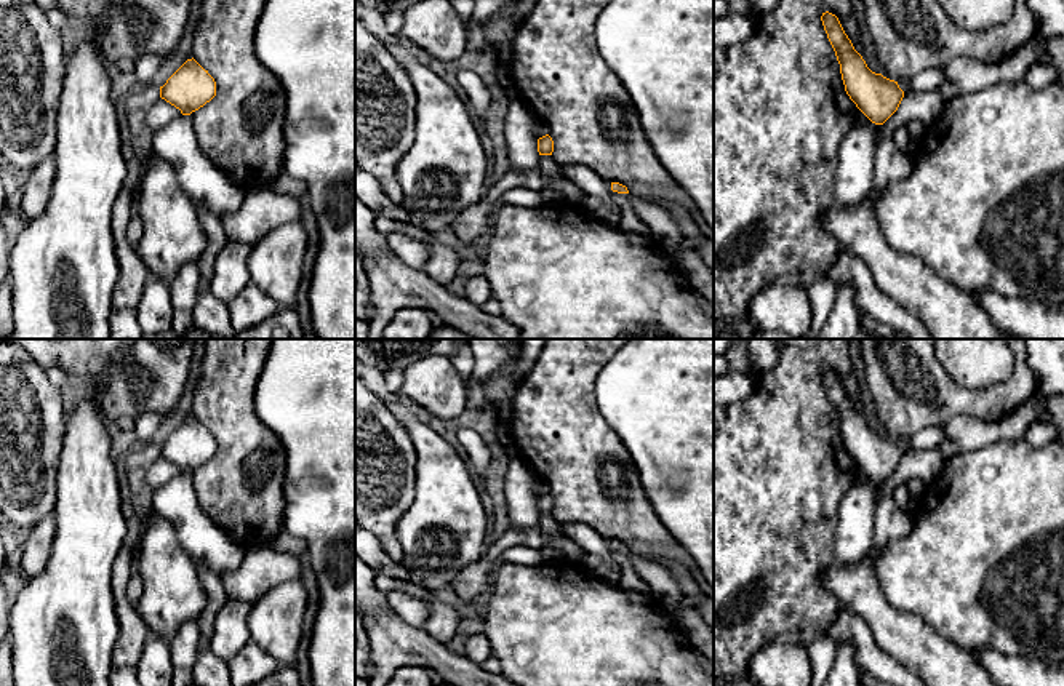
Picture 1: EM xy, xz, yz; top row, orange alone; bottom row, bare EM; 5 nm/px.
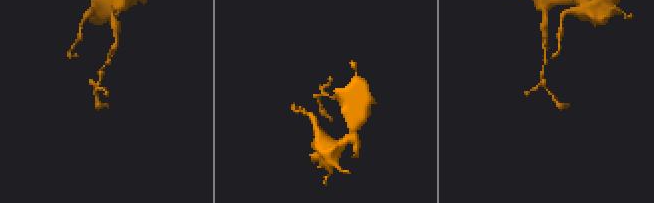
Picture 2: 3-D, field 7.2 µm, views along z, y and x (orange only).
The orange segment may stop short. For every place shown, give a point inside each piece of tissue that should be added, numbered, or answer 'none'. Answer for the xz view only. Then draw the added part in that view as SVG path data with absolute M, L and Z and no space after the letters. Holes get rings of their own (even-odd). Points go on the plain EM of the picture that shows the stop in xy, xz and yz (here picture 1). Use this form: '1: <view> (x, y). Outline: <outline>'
none

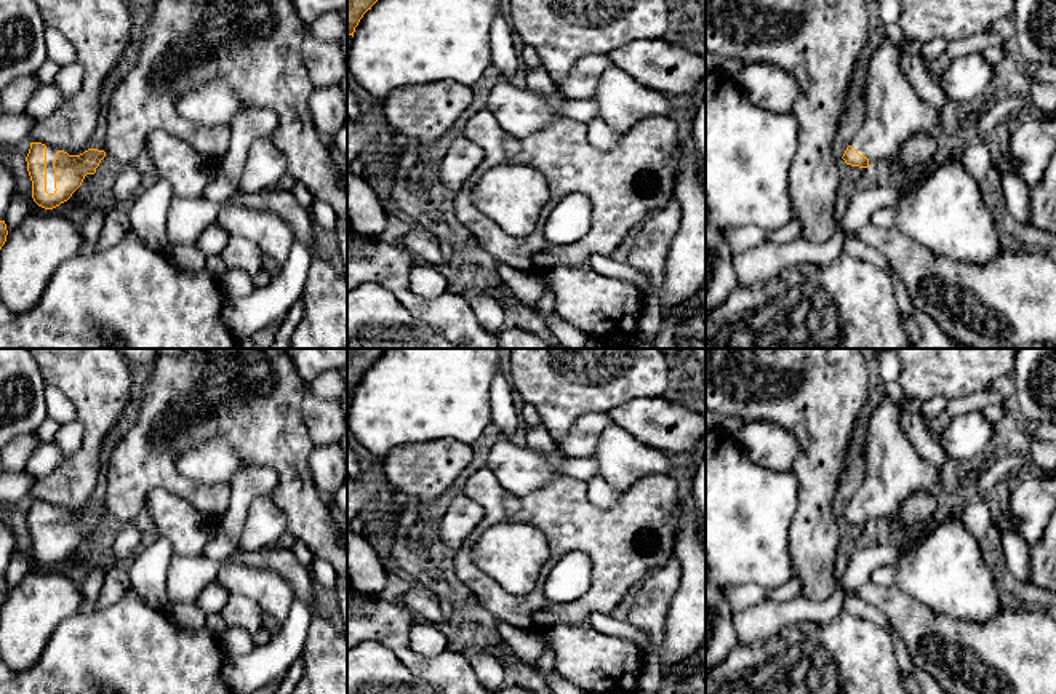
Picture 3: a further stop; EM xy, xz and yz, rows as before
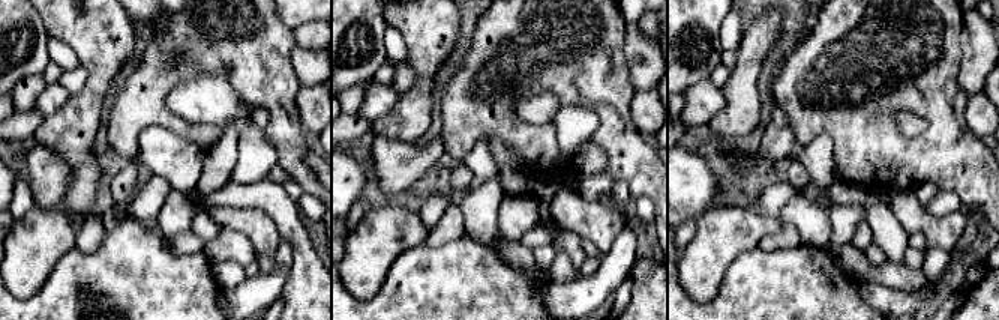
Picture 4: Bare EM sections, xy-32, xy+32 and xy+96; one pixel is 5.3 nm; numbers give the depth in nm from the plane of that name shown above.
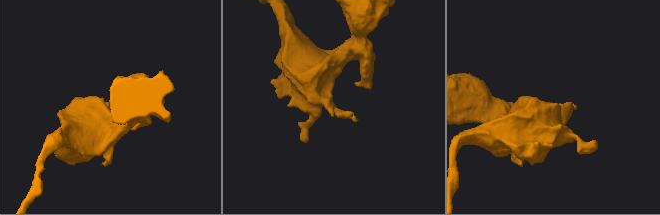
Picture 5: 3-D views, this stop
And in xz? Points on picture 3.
none

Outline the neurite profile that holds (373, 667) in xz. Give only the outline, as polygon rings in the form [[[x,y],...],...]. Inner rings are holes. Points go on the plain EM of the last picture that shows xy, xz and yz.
[[[373,640],[347,652],[347,694],[440,694],[416,678],[397,654]]]

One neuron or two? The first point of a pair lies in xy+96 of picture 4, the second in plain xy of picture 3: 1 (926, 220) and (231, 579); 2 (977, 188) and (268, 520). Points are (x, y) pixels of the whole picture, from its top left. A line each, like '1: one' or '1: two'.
1: one
2: two

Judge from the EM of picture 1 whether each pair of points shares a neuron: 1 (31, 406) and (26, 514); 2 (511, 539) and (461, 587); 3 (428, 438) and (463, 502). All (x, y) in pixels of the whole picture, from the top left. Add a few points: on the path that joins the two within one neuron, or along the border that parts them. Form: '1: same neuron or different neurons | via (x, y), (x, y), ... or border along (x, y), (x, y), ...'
1: same neuron | via (26, 434), (26, 486)
2: same neuron | via (498, 549), (474, 574)
3: same neuron | via (434, 454), (447, 486)

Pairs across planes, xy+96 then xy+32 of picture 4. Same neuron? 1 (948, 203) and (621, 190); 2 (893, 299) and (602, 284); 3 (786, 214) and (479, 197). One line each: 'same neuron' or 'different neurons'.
1: same neuron
2: same neuron
3: same neuron

